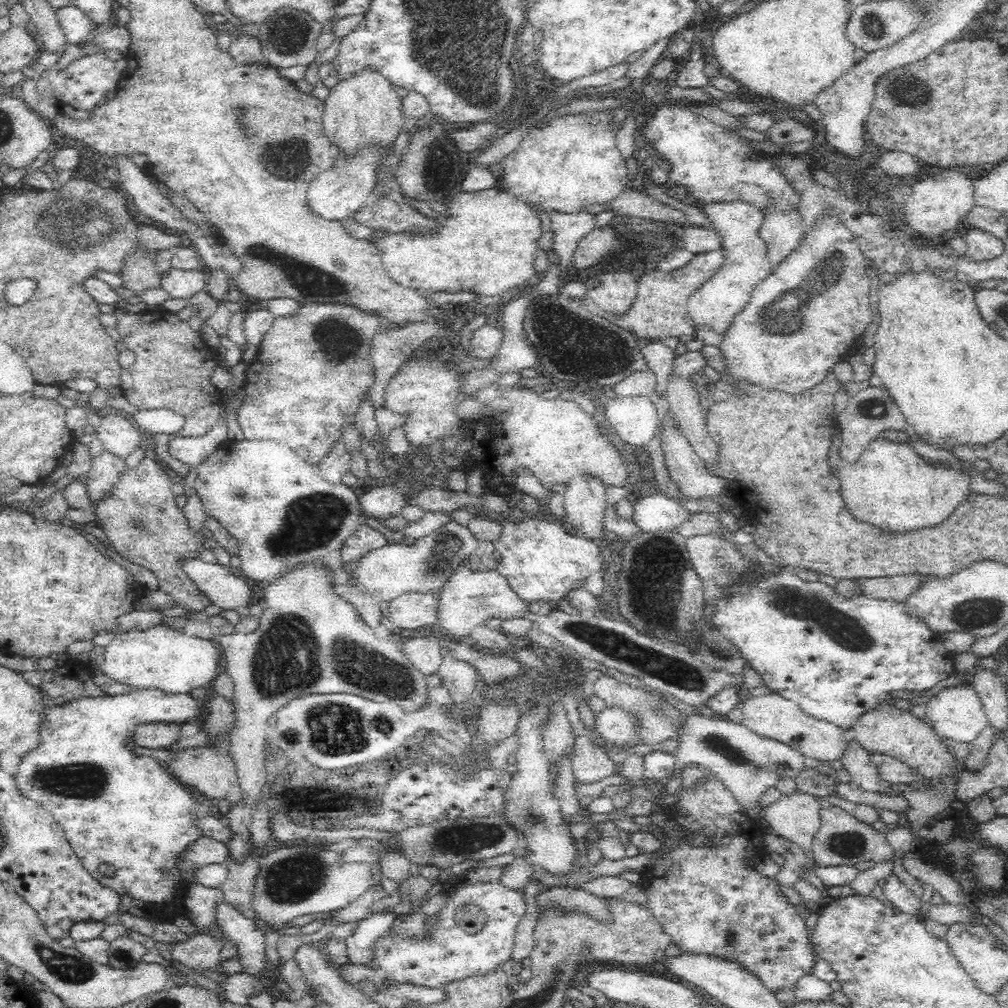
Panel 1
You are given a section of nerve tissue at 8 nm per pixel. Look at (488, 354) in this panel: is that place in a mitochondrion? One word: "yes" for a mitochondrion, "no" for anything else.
no

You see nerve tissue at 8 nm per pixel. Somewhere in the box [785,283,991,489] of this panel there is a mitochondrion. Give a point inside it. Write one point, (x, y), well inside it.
(874, 406)

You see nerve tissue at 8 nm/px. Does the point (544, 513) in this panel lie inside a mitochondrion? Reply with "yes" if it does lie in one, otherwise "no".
no

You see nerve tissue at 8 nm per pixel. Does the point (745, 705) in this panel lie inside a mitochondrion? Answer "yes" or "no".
no

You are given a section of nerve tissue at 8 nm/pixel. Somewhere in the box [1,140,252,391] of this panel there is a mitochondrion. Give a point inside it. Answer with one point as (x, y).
(80, 222)

